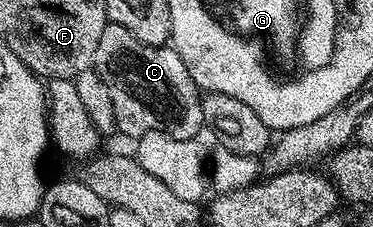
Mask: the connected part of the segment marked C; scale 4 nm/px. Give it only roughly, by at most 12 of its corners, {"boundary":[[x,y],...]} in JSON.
{"boundary":[[107,22],[92,70],[117,130],[199,138],[202,95],[173,46]]}

